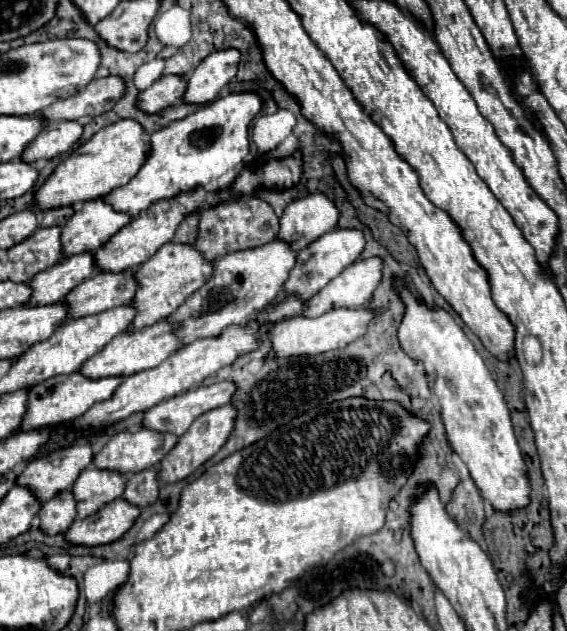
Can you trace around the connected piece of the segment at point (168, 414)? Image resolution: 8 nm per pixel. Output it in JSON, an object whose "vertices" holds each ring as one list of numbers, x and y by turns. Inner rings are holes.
{"vertices":[[228,381,210,387,190,389,148,409,144,413,142,427,158,433,174,433,176,437,180,437,198,415,230,403,232,391,236,391,236,387]]}

